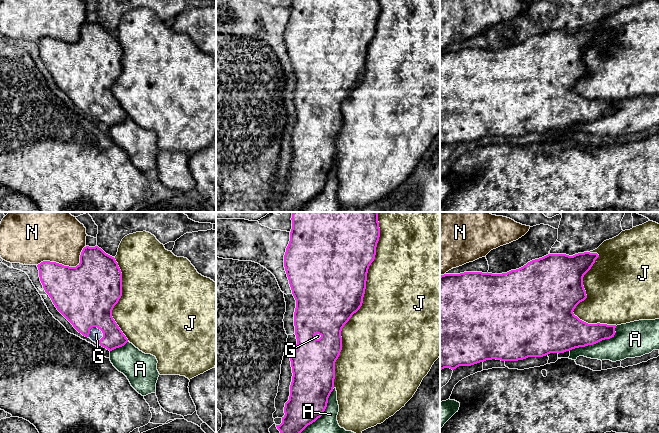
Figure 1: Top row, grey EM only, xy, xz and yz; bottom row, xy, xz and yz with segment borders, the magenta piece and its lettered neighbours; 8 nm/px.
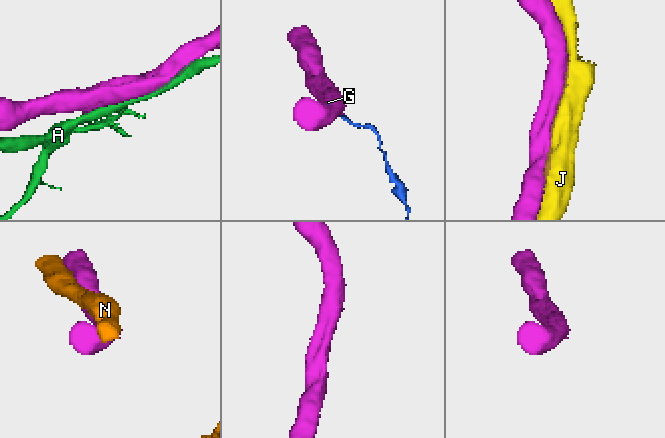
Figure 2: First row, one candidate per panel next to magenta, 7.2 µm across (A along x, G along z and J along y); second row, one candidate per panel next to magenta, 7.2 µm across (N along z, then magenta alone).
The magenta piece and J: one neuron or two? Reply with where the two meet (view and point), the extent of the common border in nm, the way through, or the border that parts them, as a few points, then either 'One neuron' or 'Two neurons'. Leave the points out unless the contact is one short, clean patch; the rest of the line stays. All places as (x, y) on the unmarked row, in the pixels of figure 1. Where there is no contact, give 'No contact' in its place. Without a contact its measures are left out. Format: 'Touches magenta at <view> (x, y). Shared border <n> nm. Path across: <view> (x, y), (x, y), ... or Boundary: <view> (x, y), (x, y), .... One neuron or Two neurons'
Touches magenta at xz (361, 81). Shared border 1350 nm. Two neurons

